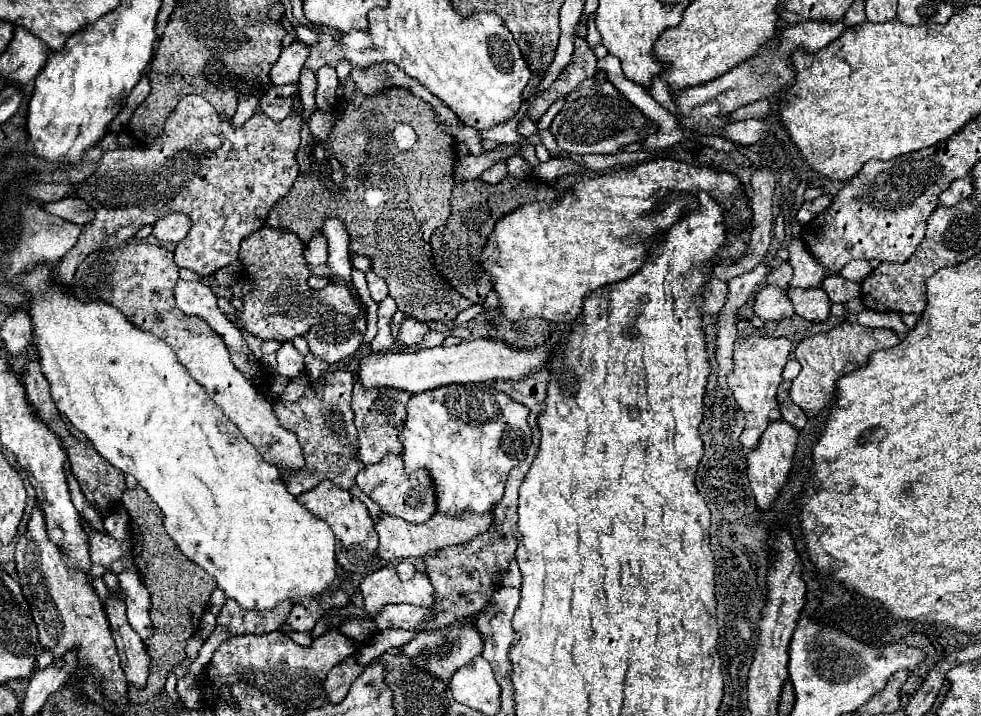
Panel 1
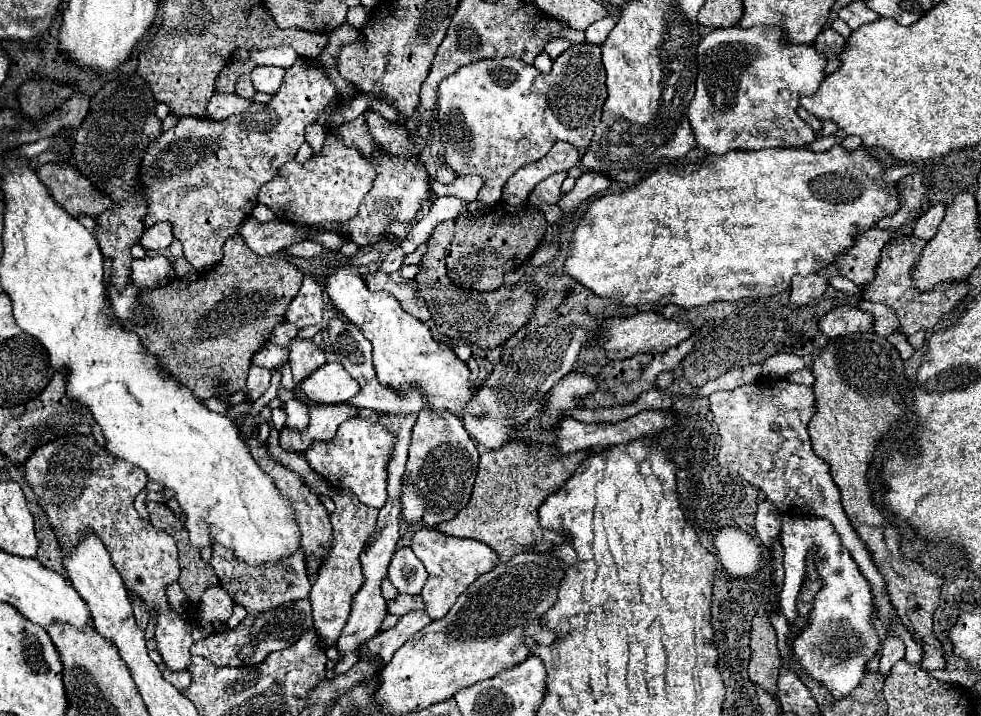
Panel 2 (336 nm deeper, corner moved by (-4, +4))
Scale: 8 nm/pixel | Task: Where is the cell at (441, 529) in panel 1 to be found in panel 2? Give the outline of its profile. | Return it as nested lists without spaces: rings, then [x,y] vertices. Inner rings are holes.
[[[527,438],[509,442],[499,452],[485,452],[481,454],[479,474],[469,504],[453,520],[439,524],[437,530],[443,530],[449,536],[485,542],[497,552],[499,562],[507,562],[517,552],[525,550],[547,552],[553,546],[563,544],[567,538],[561,532],[547,530],[539,524],[539,506],[547,500],[547,496],[565,486],[587,456],[589,450],[577,450],[567,456],[551,456],[549,448],[539,448],[539,442]]]

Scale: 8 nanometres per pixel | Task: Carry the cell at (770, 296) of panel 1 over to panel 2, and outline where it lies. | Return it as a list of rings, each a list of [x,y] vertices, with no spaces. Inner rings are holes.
[[[811,274],[805,278],[795,276],[795,280],[791,284],[791,304],[795,304],[795,306],[811,304],[813,300],[817,300],[825,294],[827,286],[829,286],[829,280],[819,274]]]

